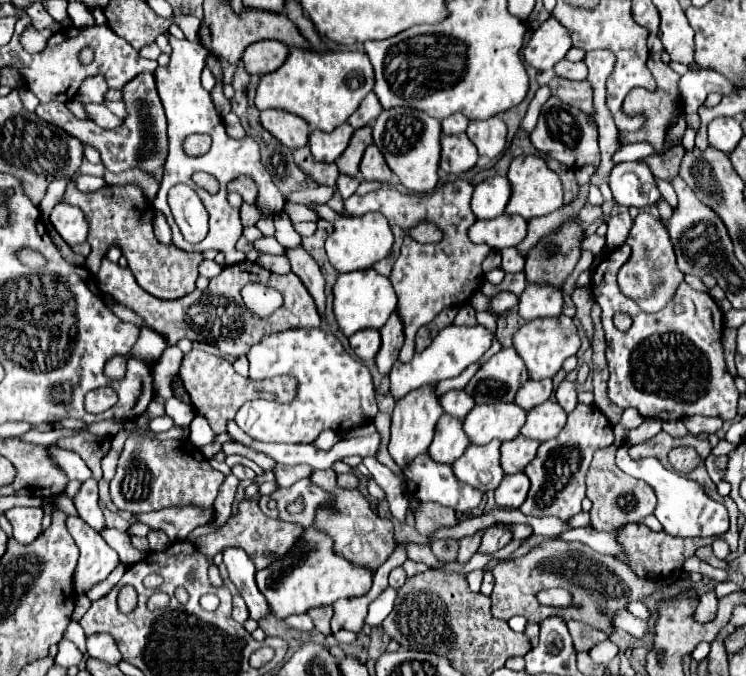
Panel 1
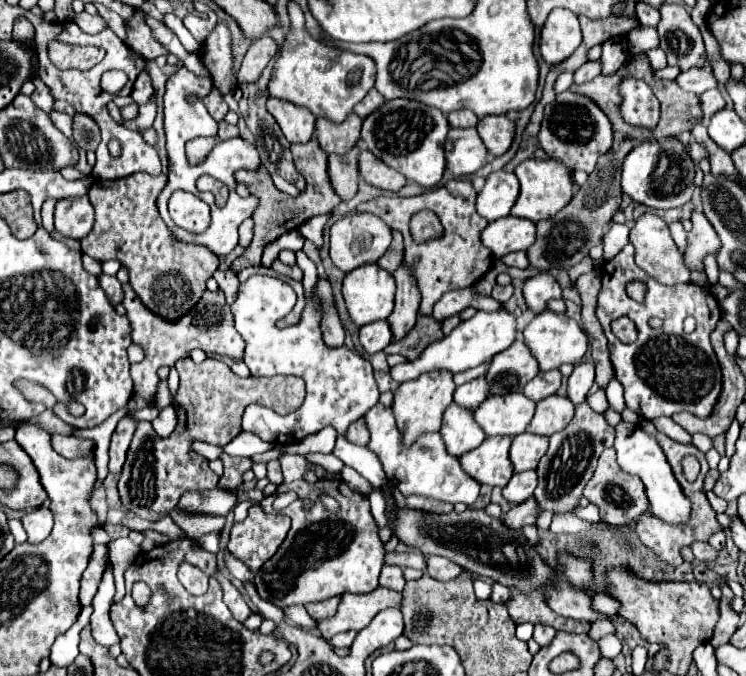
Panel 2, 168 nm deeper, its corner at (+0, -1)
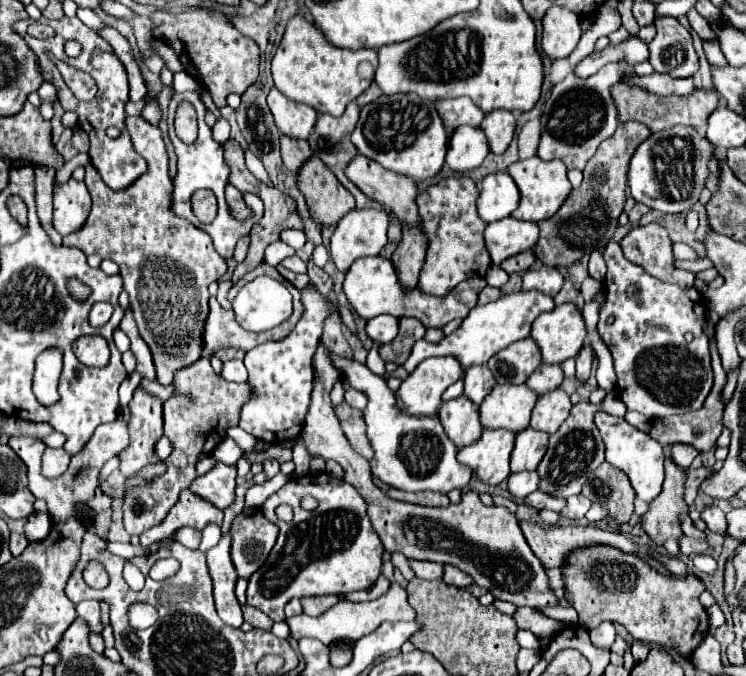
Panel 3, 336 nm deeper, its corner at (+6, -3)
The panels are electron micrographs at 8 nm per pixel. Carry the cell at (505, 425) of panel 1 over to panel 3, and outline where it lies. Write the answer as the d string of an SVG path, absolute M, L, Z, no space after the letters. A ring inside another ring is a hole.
M524 384L494 386L494 390L480 404L480 422L486 430L504 428L514 434L522 432L530 424L530 414L536 398L538 396Z

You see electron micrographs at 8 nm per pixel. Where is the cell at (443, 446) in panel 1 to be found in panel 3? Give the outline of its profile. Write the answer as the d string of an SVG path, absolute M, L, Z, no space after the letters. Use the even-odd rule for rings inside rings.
M464 396L444 402L438 412L438 418L444 426L444 432L456 444L458 450L470 446L472 442L478 442L484 430L478 420L478 406Z

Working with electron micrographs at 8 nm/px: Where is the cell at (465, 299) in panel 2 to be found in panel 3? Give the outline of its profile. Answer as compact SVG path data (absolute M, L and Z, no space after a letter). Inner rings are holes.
M368 256L368 258L356 260L350 266L342 288L344 288L344 294L346 294L352 310L364 320L370 320L380 314L390 314L396 318L418 318L426 328L442 328L446 322L450 322L454 318L466 318L466 314L478 304L478 294L484 286L486 286L484 278L468 278L460 286L452 288L444 298L428 296L428 294L422 294L420 290L408 290L411 293L404 295L392 262L382 256Z

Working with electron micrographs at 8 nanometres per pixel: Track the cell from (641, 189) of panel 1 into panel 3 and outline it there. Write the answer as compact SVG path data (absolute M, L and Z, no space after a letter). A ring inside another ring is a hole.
M682 124L650 134L636 148L628 166L628 188L632 192L632 198L660 212L688 212L698 202L700 190L704 188L704 180L708 176L706 162L712 156L712 148L714 146L694 128Z

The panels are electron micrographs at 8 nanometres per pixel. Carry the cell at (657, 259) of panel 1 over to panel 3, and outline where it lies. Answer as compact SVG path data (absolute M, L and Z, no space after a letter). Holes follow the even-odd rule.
M646 224L632 228L620 242L626 258L642 266L648 274L680 288L694 286L694 274L678 270L672 254L672 240L662 224Z

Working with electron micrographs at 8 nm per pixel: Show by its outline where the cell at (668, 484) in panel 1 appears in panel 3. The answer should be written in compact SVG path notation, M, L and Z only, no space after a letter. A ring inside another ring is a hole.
M596 412L594 418L600 436L606 444L606 460L620 468L632 482L632 488L636 490L636 496L644 502L652 502L660 490L662 490L662 482L664 482L664 448L650 438L646 432L636 430L634 426L630 426L624 418L620 416L610 416L606 412Z

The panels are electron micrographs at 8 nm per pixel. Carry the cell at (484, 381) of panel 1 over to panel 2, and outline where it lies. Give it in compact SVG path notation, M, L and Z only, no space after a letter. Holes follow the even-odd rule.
M516 340L510 348L506 348L506 352L494 356L486 380L490 382L492 394L504 396L510 392L522 392L538 370L538 362L530 354L530 348L524 340Z

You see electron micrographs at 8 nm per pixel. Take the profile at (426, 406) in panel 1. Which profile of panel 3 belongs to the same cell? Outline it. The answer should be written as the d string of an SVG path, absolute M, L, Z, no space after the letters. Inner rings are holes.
M452 356L424 360L396 390L396 406L412 416L436 416L444 390L462 376Z

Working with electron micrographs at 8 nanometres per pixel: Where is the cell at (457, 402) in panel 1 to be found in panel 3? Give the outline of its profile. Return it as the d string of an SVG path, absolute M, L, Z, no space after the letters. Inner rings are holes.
M470 366L464 372L464 396L472 400L476 406L482 404L482 400L490 394L494 388L494 378L488 366Z

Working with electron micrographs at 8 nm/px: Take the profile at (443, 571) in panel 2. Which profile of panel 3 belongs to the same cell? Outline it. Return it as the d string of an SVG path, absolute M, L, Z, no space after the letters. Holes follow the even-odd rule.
M444 566L444 574L442 574L442 580L446 584L452 584L452 586L458 586L458 588L466 588L472 584L472 578L468 574L464 574L460 568L456 566Z

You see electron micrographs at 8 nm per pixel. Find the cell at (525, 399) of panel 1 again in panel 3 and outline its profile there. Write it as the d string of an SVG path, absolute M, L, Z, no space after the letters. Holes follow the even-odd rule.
M542 364L526 382L526 386L536 392L538 396L548 394L550 390L556 390L564 380L564 374L560 370L560 366L546 366Z

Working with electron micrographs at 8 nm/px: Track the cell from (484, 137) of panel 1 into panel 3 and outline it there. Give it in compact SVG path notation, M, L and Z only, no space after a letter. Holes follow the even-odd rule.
M492 110L484 116L484 122L480 124L488 138L488 146L492 154L504 154L508 144L514 138L516 120L508 110Z

